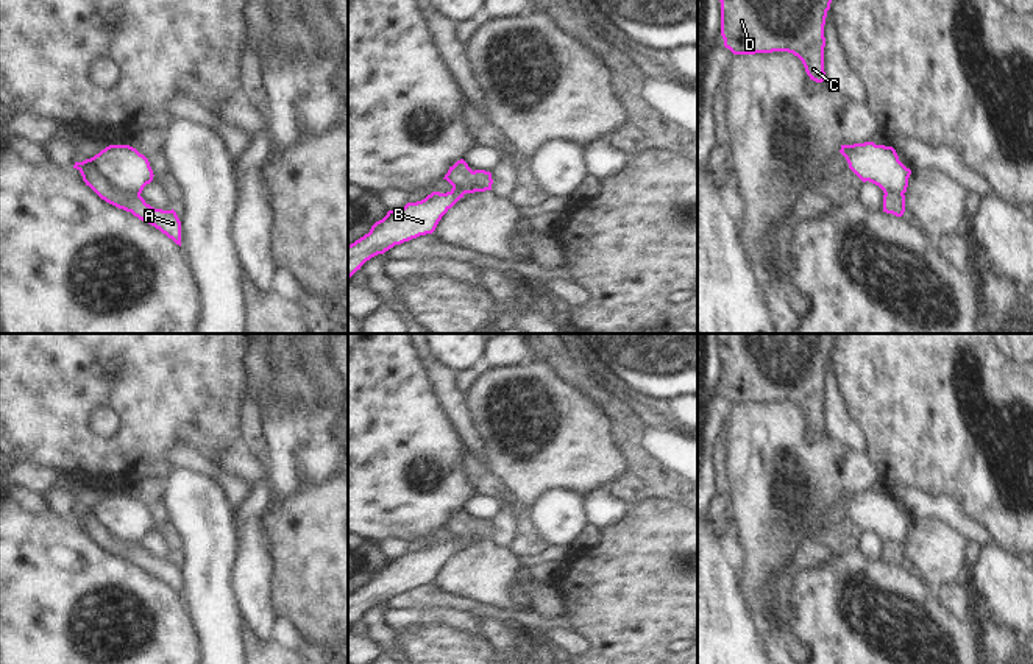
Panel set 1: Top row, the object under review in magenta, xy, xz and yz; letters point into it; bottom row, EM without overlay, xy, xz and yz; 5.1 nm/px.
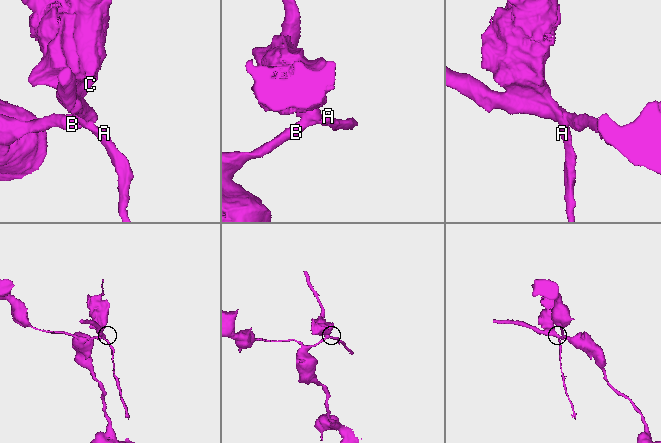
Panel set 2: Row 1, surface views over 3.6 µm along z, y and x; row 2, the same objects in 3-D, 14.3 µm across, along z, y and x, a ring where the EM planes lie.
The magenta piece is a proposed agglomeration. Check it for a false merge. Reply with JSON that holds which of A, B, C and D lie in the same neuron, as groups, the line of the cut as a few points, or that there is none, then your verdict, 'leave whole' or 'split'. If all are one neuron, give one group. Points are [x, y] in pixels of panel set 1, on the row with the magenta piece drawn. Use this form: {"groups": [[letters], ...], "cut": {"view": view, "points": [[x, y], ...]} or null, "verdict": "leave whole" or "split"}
{"groups": [["A", "C", "D"], ["B"]], "cut": {"view": "xy", "points": [[91, 158], [95, 169], [117, 189], [139, 195]]}, "verdict": "split"}

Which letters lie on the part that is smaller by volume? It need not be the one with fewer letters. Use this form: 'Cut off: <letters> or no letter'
Cut off: A, C, D

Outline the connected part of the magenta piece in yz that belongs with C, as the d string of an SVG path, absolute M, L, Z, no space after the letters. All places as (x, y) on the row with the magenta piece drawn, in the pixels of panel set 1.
M719 0L721 36L733 55L788 51L797 56L810 79L825 81L824 25L832 0Z

